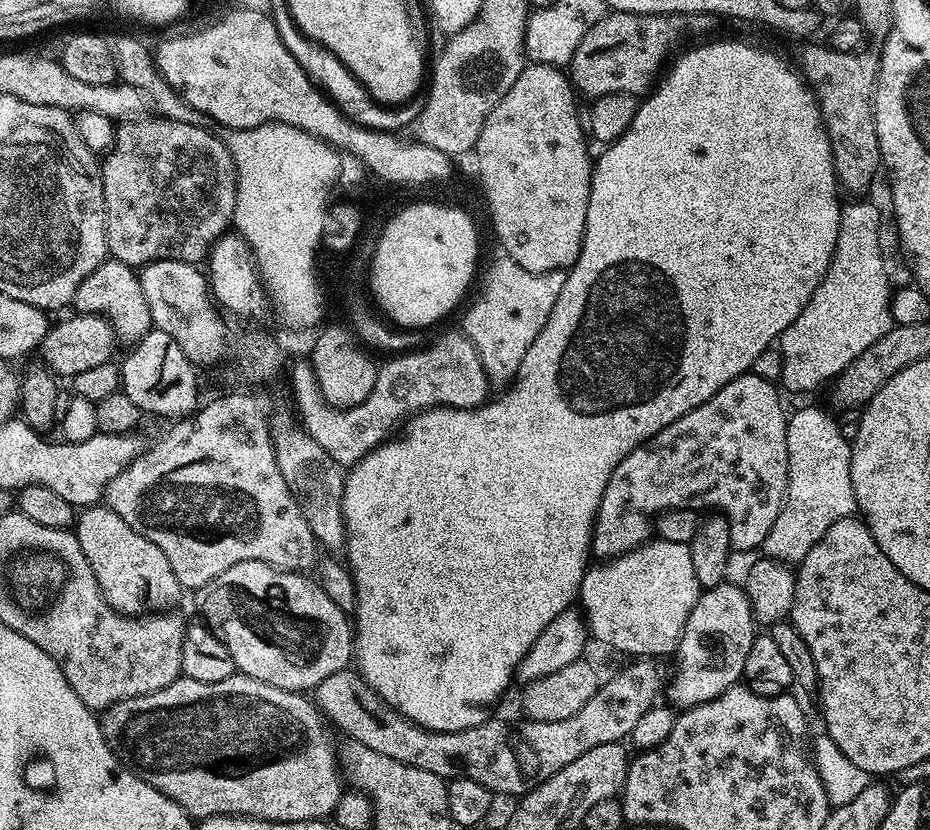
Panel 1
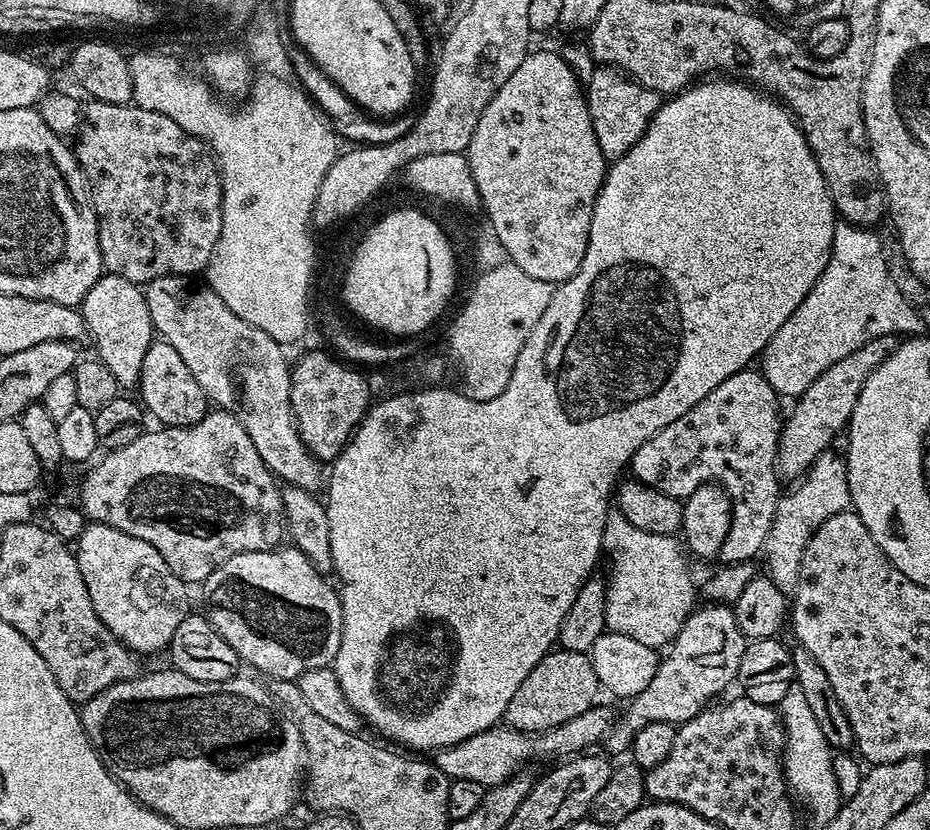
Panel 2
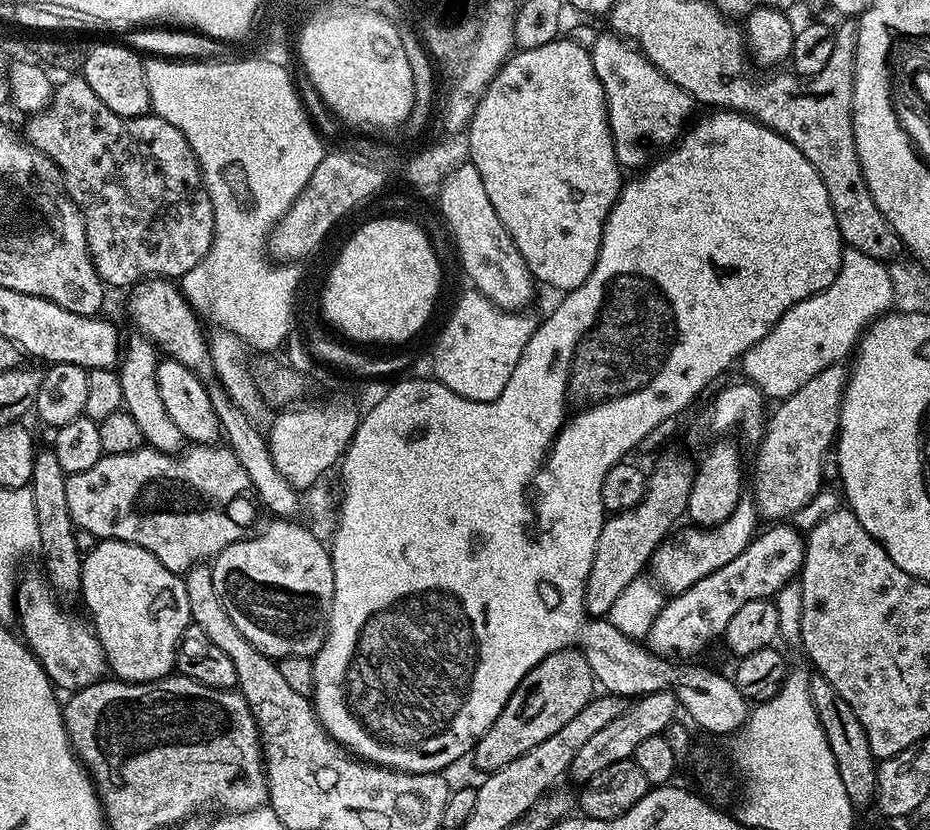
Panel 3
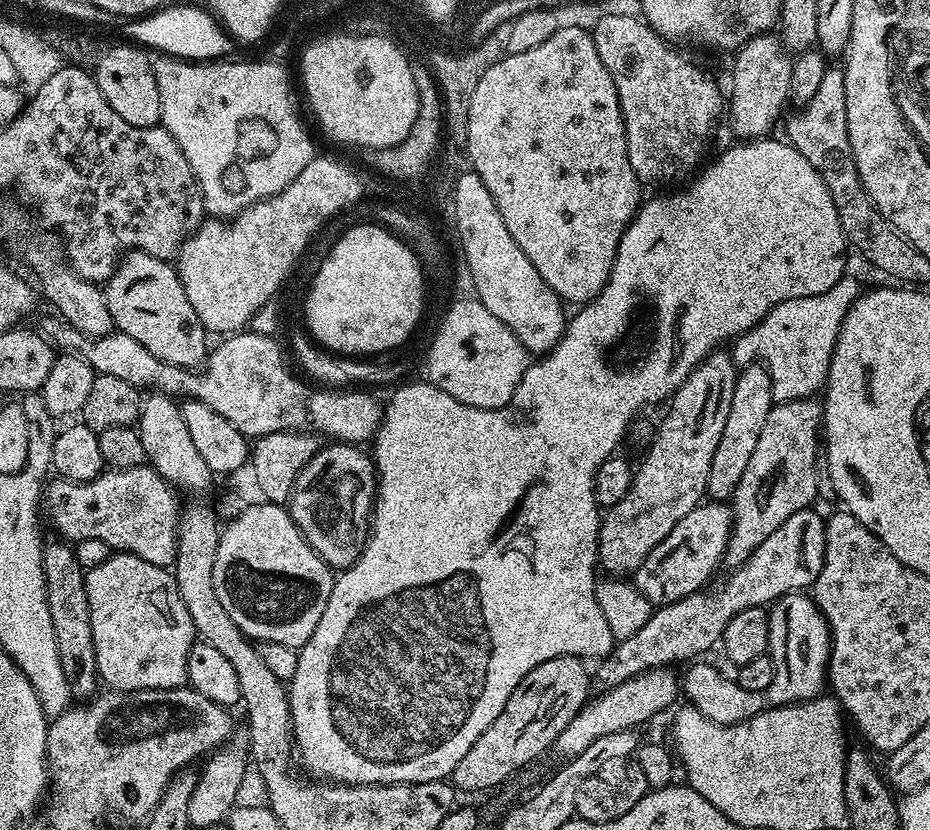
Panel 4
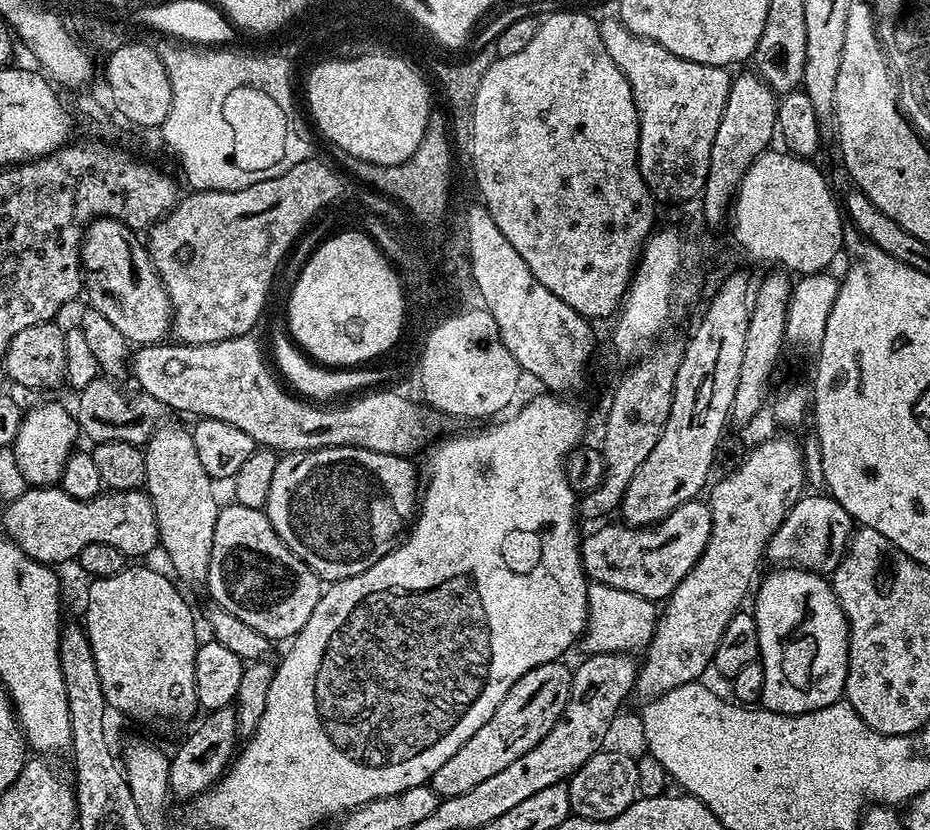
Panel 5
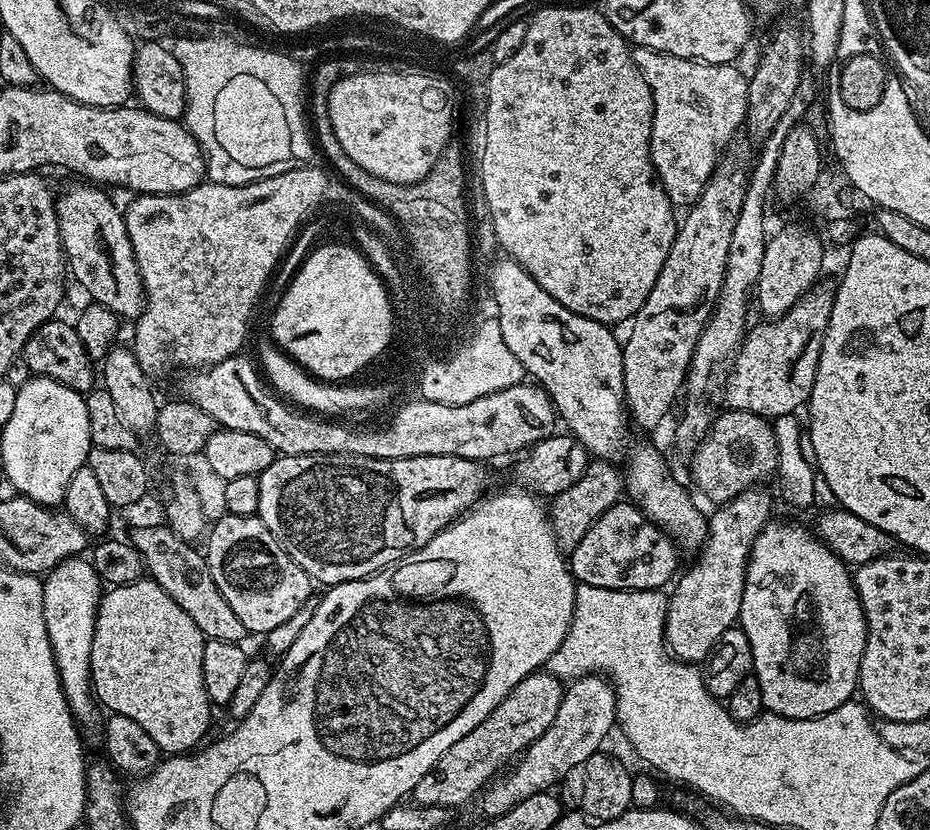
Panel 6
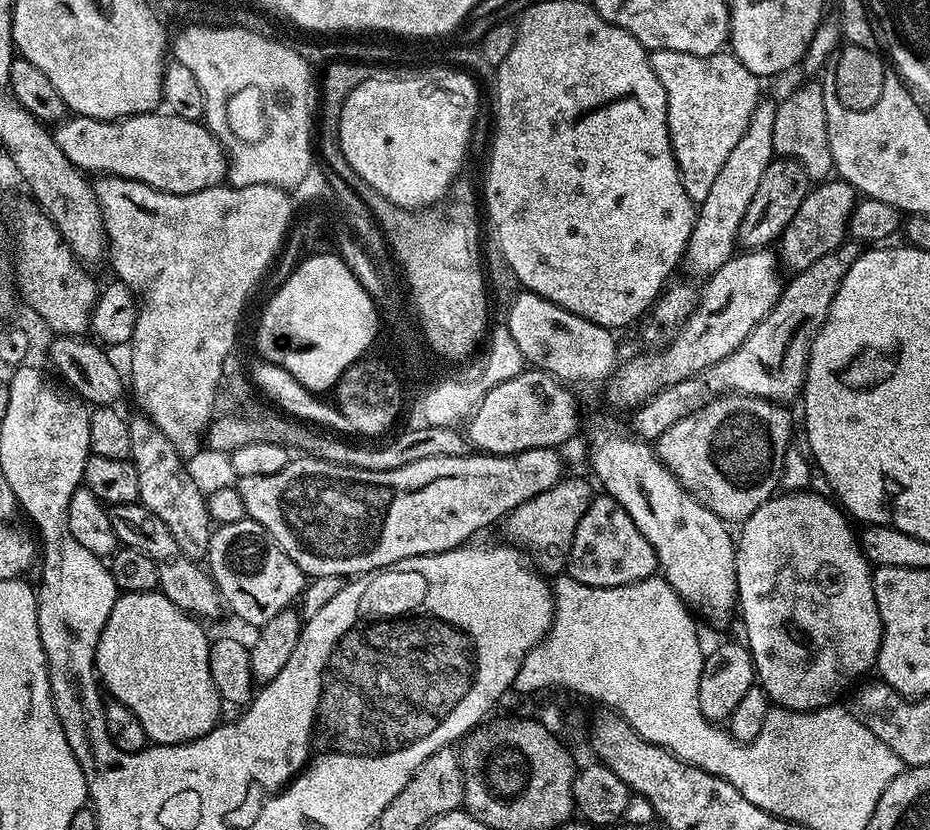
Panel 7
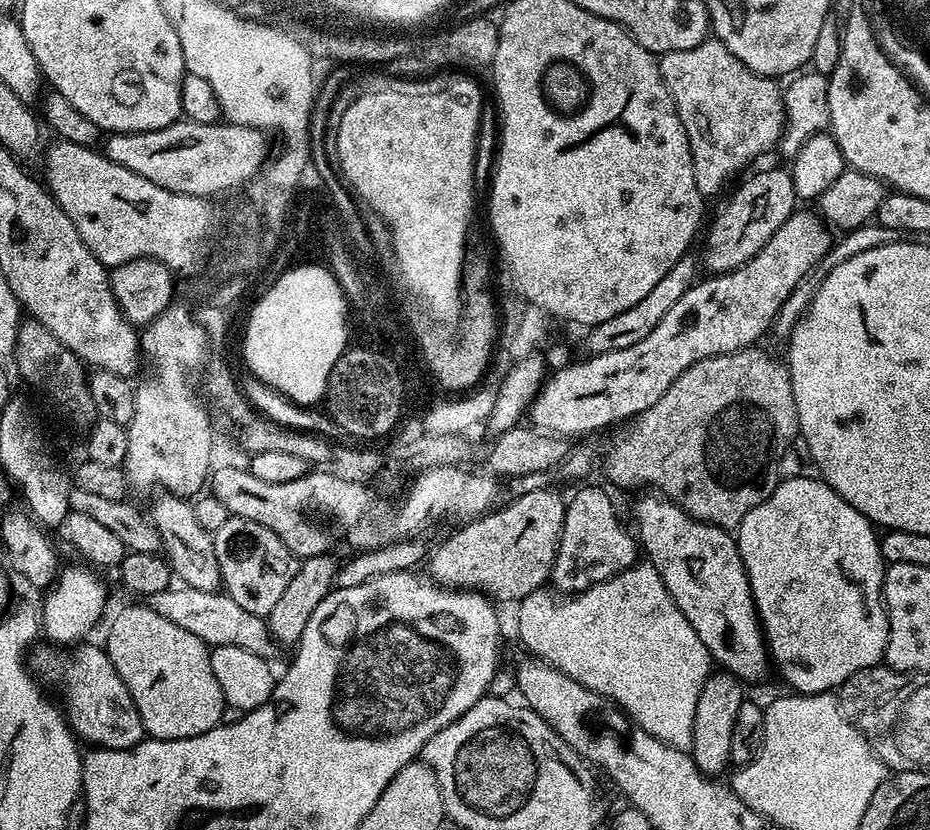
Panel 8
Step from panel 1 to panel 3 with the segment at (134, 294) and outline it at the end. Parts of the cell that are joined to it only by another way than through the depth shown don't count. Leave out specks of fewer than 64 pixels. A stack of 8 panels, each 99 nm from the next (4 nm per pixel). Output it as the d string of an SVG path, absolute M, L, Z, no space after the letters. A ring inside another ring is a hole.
M132 334L129 340L127 337L118 365L124 399L122 408L130 414L130 418L134 418L134 422L138 422L147 447L156 448L159 452L176 454L185 447L186 441L182 430L178 430L177 424L170 419L170 414L166 414L166 406L163 405L162 398L158 395L157 363L158 349L152 341L139 334Z

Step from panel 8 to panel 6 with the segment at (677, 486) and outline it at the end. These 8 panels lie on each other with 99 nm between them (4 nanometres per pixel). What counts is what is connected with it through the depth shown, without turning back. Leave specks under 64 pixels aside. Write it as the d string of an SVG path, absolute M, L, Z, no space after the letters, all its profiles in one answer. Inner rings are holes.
M724 410L724 413L717 415L708 428L703 440L696 445L692 456L692 480L700 487L700 492L708 500L713 500L713 505L719 506L738 498L746 490L763 485L763 480L770 481L777 471L779 462L778 446L775 442L775 430L767 419L758 414L749 412L733 412Z

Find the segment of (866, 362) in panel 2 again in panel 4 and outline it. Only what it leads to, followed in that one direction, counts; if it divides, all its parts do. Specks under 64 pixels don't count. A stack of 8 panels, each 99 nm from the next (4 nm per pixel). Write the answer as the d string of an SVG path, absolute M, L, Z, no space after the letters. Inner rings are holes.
M819 399L773 403L762 425L758 446L754 446L754 455L730 498L732 533L722 554L728 566L746 562L790 514L798 514L798 510L812 508L817 503L815 456L821 444L822 404Z

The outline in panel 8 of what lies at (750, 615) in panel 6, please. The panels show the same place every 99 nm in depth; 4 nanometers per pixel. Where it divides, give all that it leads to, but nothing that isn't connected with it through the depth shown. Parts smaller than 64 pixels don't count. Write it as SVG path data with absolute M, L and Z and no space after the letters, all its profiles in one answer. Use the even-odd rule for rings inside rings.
M806 477L779 481L770 498L750 510L736 529L769 657L799 695L833 691L858 670L877 667L889 640L888 612L883 606L886 565L875 527L824 481Z

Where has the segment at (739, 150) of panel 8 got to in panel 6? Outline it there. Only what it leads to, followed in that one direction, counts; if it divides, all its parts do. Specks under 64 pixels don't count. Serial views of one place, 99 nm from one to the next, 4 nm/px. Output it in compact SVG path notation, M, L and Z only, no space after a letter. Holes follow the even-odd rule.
M632 48L632 60L638 66L652 95L652 133L650 158L656 179L674 206L691 206L708 185L724 149L733 143L732 135L741 131L748 114L748 76L736 69L735 63L707 64L701 60L678 58L674 54L655 52L649 48Z

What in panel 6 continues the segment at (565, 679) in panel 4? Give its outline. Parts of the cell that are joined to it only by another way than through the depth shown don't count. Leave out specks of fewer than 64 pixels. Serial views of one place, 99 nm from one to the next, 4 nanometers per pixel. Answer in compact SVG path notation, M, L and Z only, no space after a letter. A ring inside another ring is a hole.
M537 670L522 678L522 682L518 682L518 686L514 686L514 690L510 690L502 702L498 702L496 709L485 720L478 722L478 726L474 726L466 738L458 738L458 742L454 742L454 746L450 746L450 750L438 758L422 782L414 786L411 799L418 804L449 810L466 803L472 795L473 799L505 765L515 761L524 749L546 734L554 722L554 714L558 714L564 689L562 681L546 670Z

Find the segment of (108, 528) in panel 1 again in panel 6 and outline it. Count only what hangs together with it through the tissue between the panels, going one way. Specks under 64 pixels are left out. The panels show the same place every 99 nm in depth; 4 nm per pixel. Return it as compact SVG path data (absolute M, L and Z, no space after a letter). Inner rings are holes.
M150 578L130 582L126 586L109 587L96 608L94 636L90 650L92 691L109 713L138 722L164 754L188 754L201 743L200 739L212 724L214 705L202 682L202 650L204 635L194 626L190 614Z

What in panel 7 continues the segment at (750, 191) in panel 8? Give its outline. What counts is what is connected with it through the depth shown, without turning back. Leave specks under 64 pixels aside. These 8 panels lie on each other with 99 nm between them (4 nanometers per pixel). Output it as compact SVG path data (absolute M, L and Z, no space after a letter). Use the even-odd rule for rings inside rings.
M773 158L770 166L766 166L766 174L762 174L762 182L758 182L758 190L742 217L742 224L738 226L736 234L737 245L744 250L768 248L772 243L779 241L787 224L794 218L803 199L810 189L810 172L798 161Z

